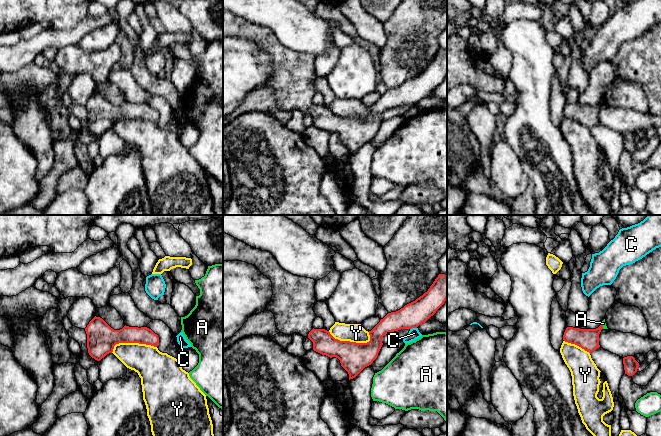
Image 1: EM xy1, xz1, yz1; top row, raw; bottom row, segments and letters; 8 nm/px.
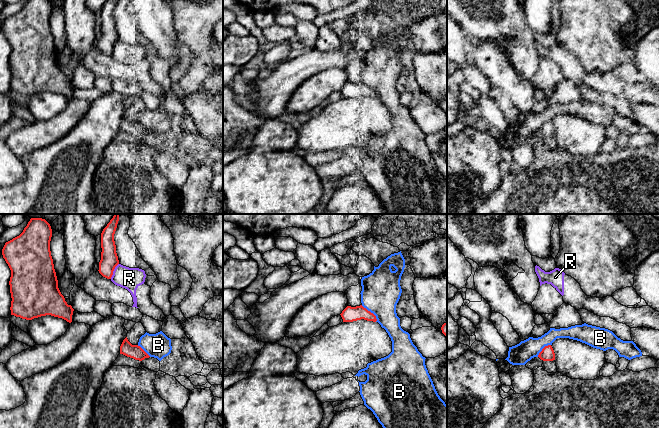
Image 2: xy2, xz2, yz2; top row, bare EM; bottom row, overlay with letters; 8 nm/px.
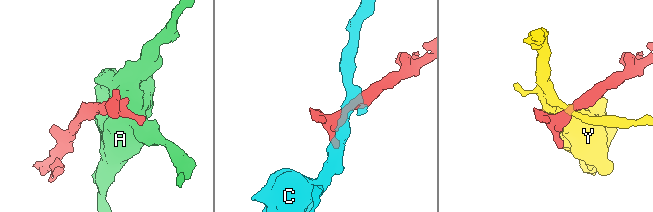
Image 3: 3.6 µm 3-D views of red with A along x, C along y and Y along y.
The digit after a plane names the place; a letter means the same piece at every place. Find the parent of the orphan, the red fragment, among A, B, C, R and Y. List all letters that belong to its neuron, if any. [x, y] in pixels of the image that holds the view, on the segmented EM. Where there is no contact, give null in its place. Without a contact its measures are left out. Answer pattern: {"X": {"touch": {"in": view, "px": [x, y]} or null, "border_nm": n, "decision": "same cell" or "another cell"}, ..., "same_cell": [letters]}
{"A": {"touch": {"in": "yz1", "px": [602, 326]}, "border_nm": 40, "decision": "another cell"}, "B": {"touch": {"in": "xz2", "px": [369, 311]}, "border_nm": 180, "decision": "another cell"}, "C": {"touch": {"in": "xz1", "px": [413, 327]}, "border_nm": 60, "decision": "another cell"}, "R": {"touch": {"in": "xy2", "px": [113, 270]}, "border_nm": 140, "decision": "another cell"}, "Y": {"touch": {"in": "xz1", "px": [349, 341]}, "border_nm": 360, "decision": "another cell"}, "same_cell": []}

